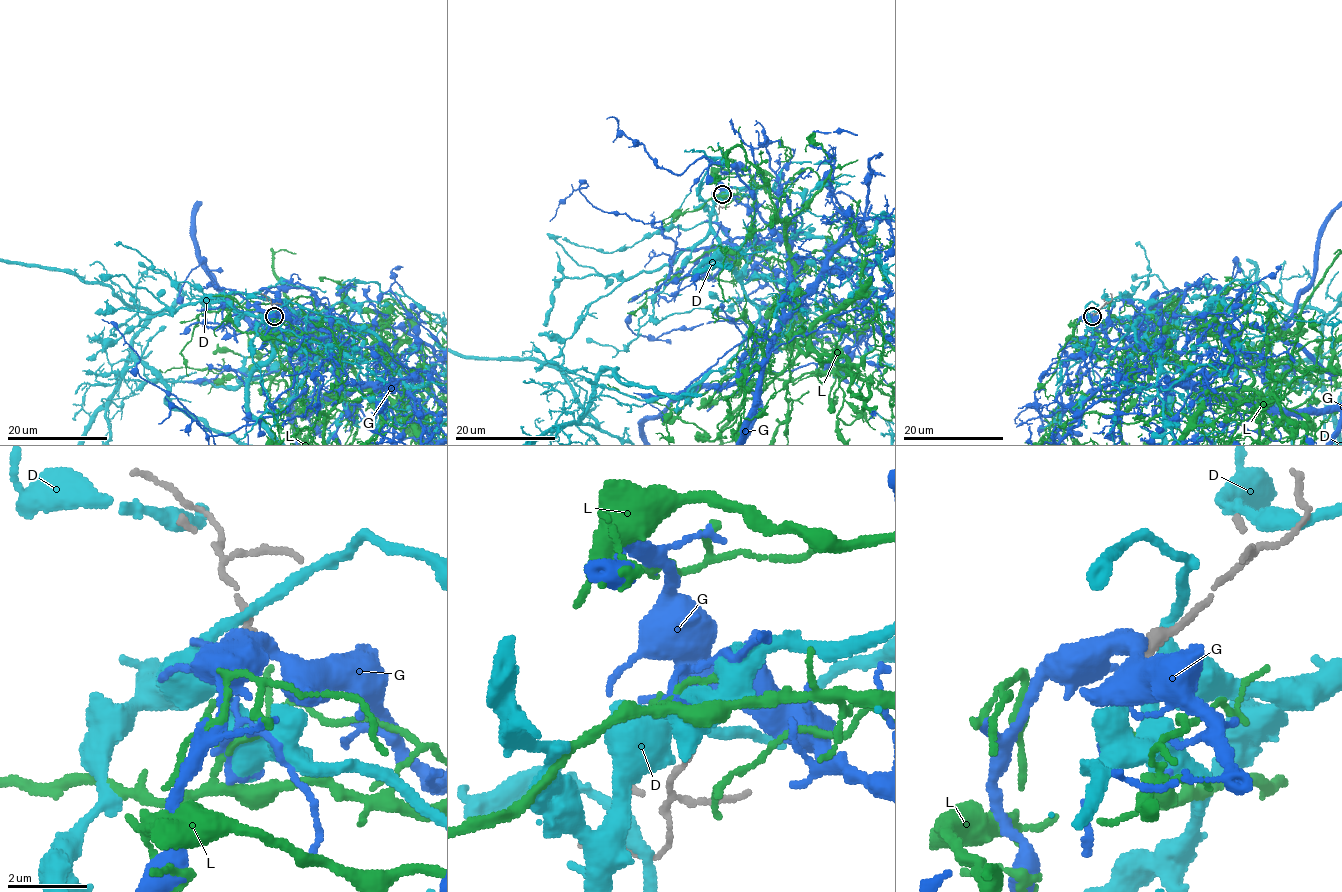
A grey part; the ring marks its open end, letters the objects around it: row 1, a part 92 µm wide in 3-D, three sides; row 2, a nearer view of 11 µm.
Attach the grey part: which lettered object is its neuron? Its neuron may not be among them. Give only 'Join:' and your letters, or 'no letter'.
Join: L

